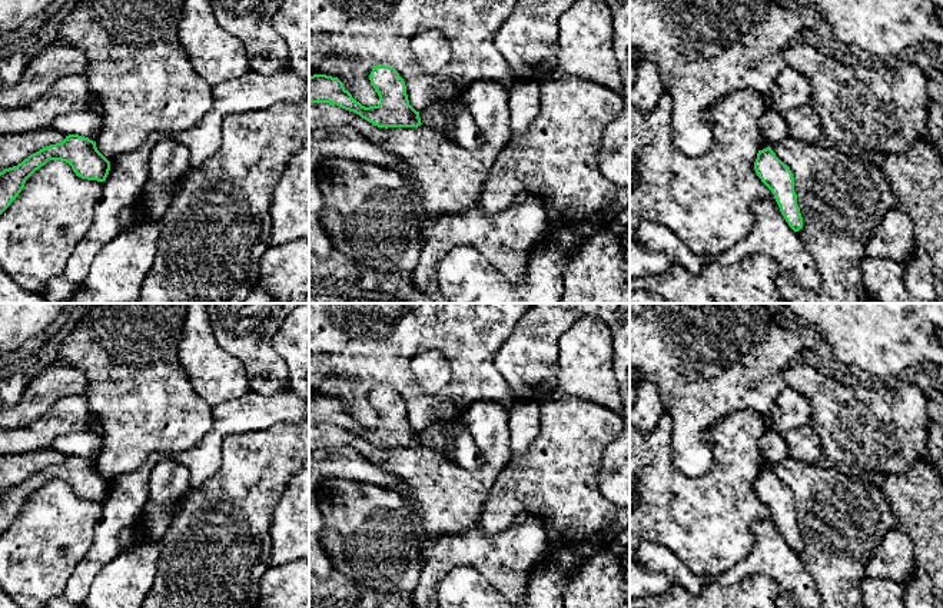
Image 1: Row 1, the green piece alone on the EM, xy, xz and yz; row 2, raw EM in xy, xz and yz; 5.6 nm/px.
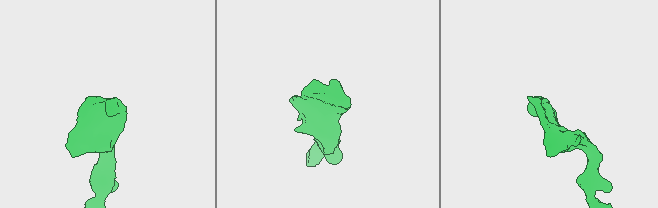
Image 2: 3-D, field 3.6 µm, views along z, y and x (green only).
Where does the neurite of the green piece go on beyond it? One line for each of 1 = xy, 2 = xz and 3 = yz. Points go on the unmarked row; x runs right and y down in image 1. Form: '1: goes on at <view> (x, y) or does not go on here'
1: does not go on here
2: does not go on here
3: does not go on here

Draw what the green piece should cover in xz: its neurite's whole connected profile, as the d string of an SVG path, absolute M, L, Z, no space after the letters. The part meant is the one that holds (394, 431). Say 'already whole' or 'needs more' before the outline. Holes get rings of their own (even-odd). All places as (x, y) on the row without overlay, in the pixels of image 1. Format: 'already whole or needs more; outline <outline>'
already whole; outline M375 386L369 401L379 416L378 426L362 426L338 398L326 395L309 398L309 422L336 425L378 448L418 448L422 445L419 432L409 425L405 402L394 388Z

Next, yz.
already whole; outline M771 468L758 471L754 482L754 491L761 502L771 511L788 546L798 552L803 548L803 538L797 525L794 512L794 498L787 485L784 485Z

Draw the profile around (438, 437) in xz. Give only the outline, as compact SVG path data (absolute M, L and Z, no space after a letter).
M462 418L431 423L419 432L421 443L454 461L454 436L459 428L465 428Z

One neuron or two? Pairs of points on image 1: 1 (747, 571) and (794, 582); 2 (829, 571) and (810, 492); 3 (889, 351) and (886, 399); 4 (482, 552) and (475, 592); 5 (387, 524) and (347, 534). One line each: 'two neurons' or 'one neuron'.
1: one neuron
2: one neuron
3: two neurons
4: two neurons
5: one neuron

